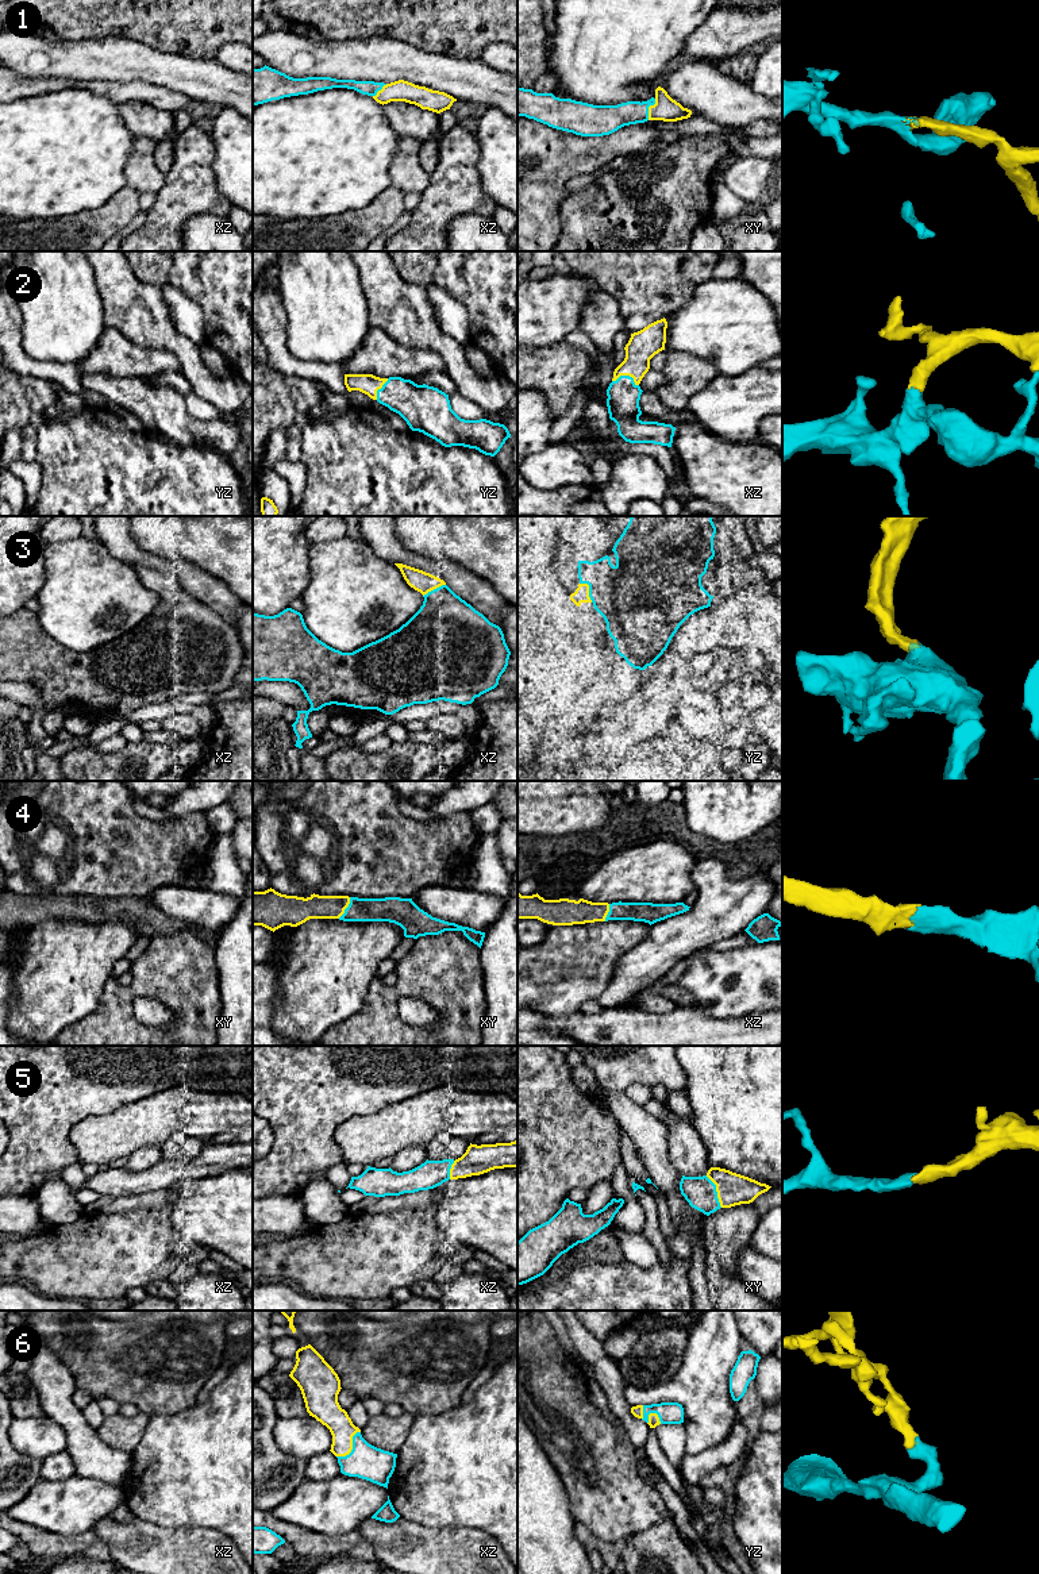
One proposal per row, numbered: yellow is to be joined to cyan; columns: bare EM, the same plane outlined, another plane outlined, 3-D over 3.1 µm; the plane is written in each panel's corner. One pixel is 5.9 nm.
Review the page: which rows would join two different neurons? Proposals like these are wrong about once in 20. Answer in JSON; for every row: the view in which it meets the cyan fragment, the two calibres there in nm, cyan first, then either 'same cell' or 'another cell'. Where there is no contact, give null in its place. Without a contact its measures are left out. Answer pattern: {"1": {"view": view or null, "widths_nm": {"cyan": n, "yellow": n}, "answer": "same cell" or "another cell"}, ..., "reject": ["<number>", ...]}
{"1": {"view": "xy", "widths_nm": {"cyan": 170, "yellow": 140}, "answer": "same cell"}, "2": {"view": "xz", "widths_nm": {"cyan": 190, "yellow": 180}, "answer": "same cell"}, "3": {"view": "yz", "widths_nm": {"cyan": 400, "yellow": 90}, "answer": "same cell"}, "4": {"view": "xy", "widths_nm": {"cyan": 140, "yellow": 140}, "answer": "same cell"}, "5": {"view": "xy", "widths_nm": {"cyan": 190, "yellow": 190}, "answer": "same cell"}, "6": {"view": "xz", "widths_nm": {"cyan": 200, "yellow": 150}, "answer": "same cell"}, "reject": []}

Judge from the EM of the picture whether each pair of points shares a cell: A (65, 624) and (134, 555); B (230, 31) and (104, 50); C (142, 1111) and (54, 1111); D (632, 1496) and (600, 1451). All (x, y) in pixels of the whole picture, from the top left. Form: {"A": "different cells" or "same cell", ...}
{"A": "different cells", "B": "different cells", "C": "different cells", "D": "same cell"}

